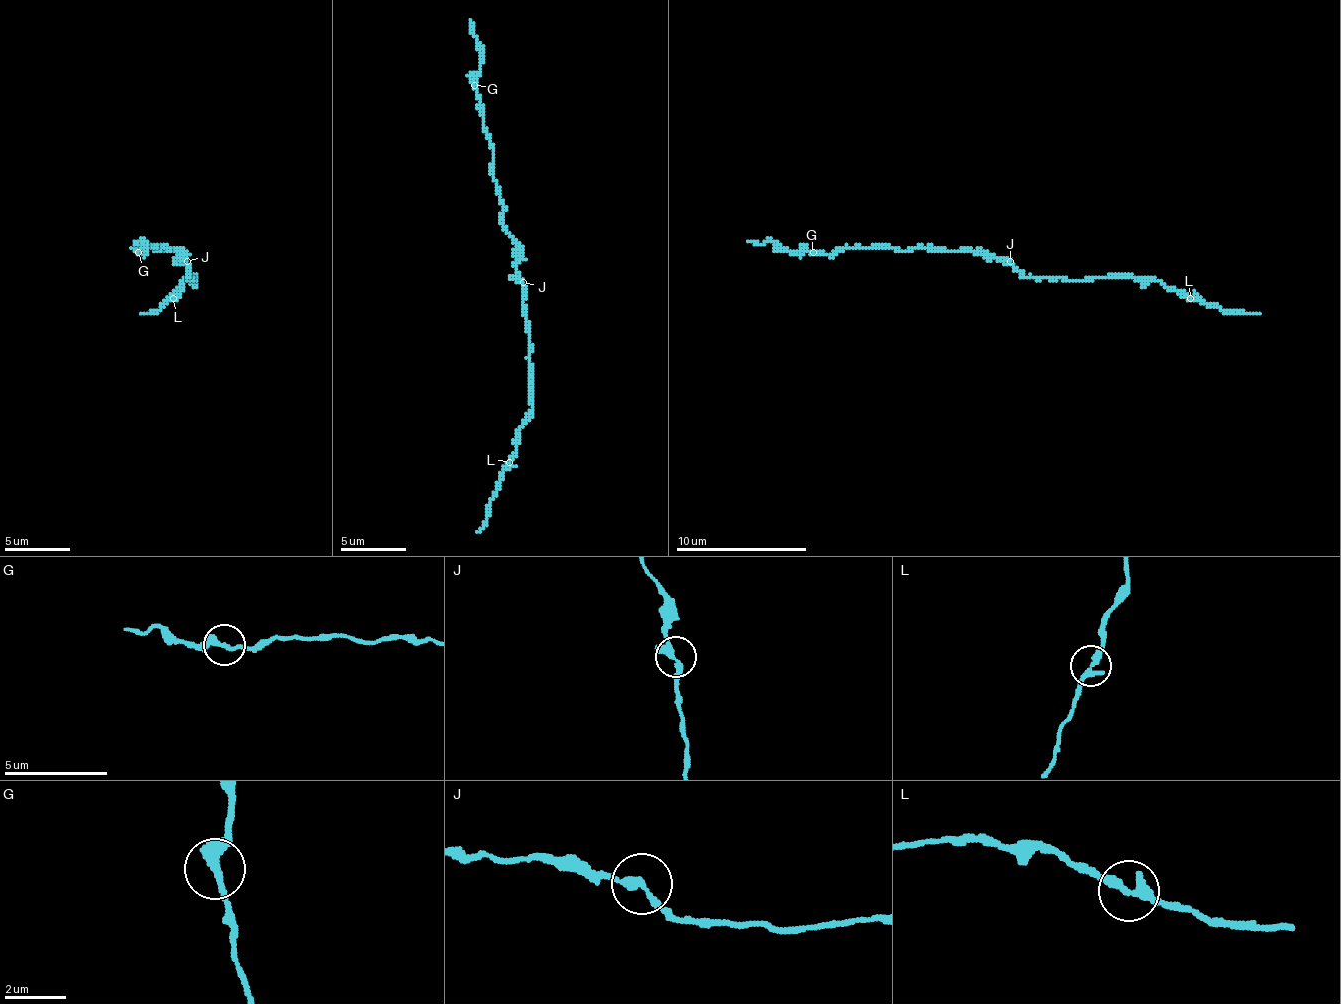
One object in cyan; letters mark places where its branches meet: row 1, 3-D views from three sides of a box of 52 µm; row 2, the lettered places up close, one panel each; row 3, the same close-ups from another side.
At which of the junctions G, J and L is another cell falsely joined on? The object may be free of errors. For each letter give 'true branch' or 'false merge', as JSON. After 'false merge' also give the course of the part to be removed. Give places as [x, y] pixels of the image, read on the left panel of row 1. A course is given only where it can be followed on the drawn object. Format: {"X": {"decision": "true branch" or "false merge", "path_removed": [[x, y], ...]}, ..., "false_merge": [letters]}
{"G": {"decision": "true branch"}, "J": {"decision": "true branch"}, "L": {"decision": "true branch"}, "false_merge": []}

